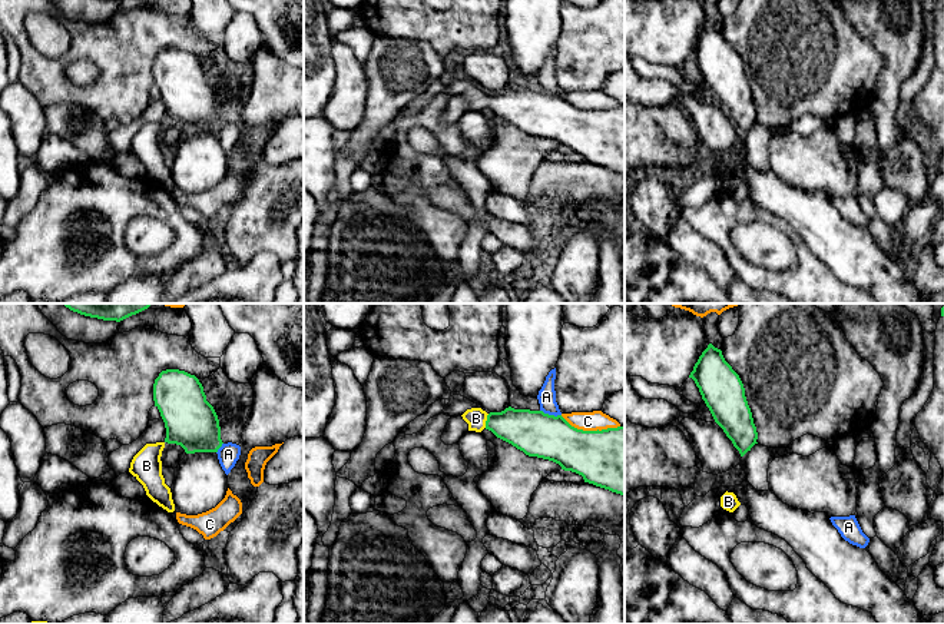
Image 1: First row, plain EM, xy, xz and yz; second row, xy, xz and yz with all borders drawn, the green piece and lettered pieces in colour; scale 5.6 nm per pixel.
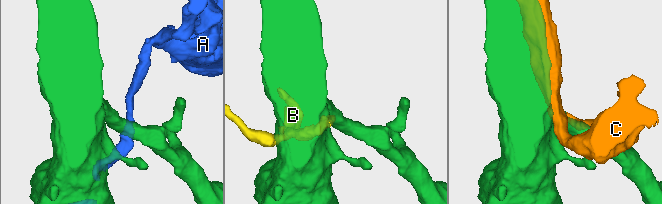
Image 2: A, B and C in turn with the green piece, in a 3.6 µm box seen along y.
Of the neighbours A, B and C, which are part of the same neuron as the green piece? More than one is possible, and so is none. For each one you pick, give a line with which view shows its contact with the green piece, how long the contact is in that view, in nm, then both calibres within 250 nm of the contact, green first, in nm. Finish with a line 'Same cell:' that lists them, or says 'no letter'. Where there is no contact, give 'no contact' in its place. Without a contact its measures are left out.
B: xz | 80 nm | 240/120 nm
Same cell: B

